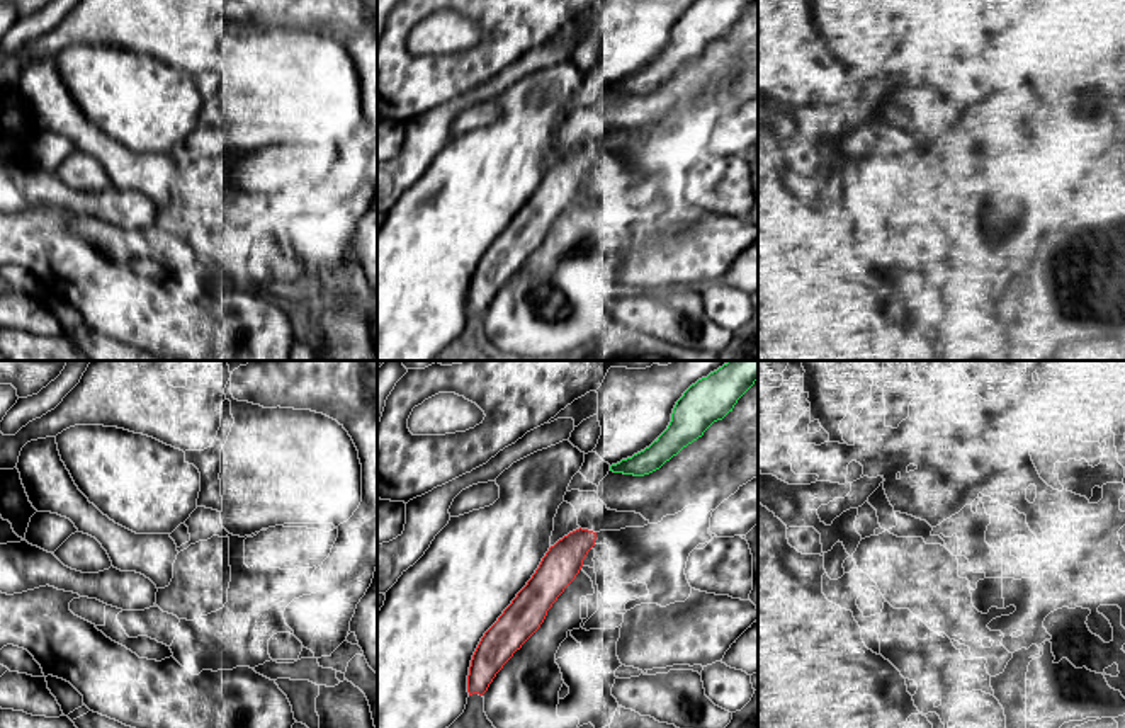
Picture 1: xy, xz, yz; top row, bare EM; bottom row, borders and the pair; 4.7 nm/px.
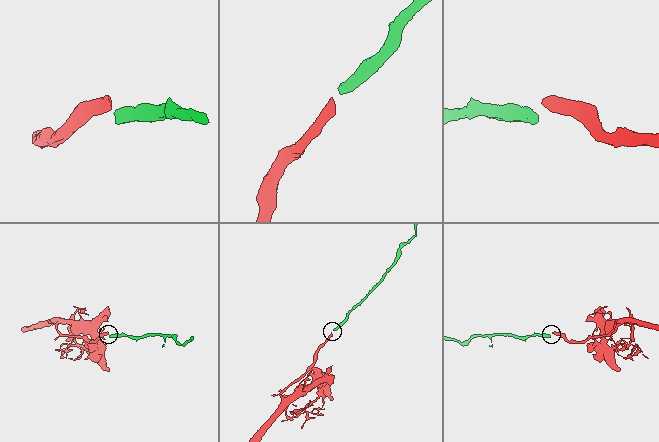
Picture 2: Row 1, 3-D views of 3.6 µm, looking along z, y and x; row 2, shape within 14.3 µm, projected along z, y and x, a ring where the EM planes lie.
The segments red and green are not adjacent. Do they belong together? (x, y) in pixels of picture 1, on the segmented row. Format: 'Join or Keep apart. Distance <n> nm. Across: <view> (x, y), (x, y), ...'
Join. Distance 300 nm. Across: xz (592, 531), (614, 472)

